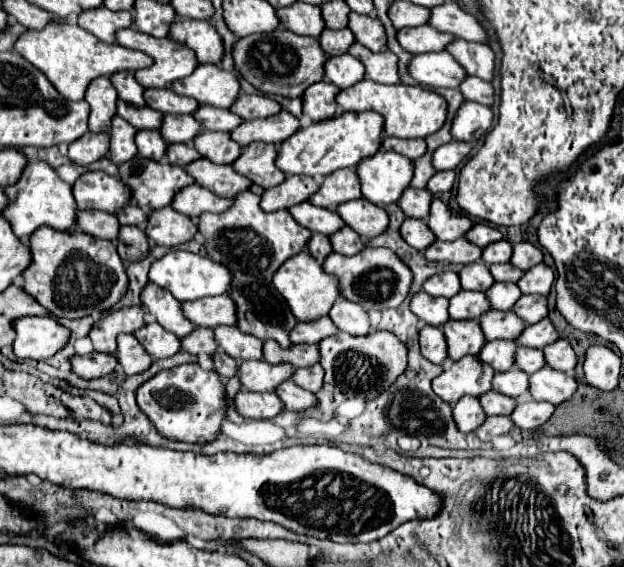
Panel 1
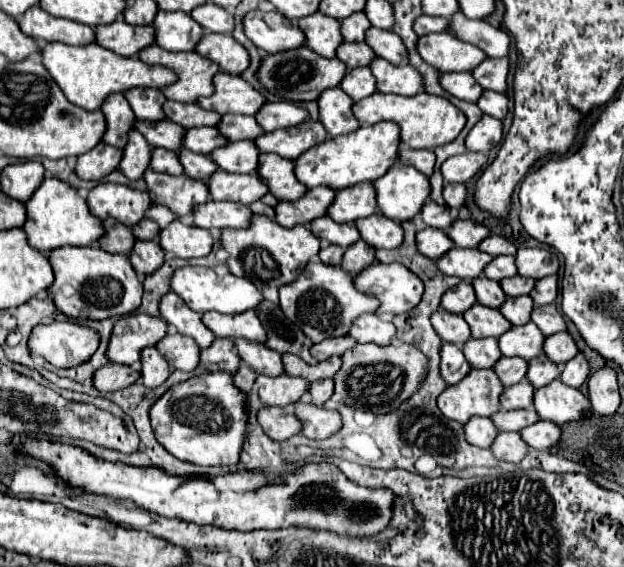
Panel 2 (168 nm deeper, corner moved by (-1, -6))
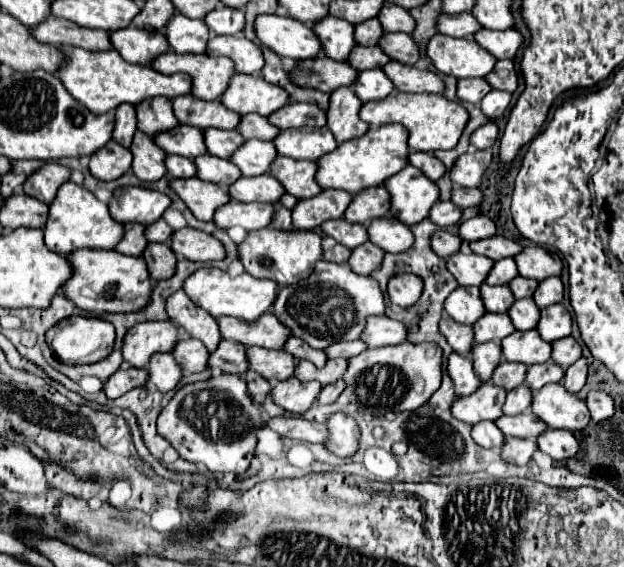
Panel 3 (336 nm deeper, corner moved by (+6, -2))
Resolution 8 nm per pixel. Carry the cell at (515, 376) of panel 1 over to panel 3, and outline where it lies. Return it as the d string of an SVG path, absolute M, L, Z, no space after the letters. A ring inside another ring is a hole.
M521 384L515 390L507 392L507 400L503 404L503 412L505 414L521 414L529 406L531 406L531 390L525 384Z

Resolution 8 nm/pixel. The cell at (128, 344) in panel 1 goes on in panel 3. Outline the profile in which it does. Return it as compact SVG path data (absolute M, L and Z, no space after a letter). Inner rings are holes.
M169 352L153 354L149 364L147 364L147 372L149 372L147 384L153 384L159 392L173 390L181 378L181 374L183 374Z

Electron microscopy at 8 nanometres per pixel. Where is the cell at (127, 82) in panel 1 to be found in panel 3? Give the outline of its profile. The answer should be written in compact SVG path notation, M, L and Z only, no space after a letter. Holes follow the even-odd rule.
M159 96L159 98L143 100L135 108L137 108L137 128L149 136L153 136L157 132L171 130L179 124L173 110L171 110L169 98Z

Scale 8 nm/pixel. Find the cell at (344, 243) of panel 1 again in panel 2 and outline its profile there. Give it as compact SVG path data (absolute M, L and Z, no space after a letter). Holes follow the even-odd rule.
M358 240L350 248L346 248L346 254L344 254L344 260L342 260L342 268L356 276L356 274L360 274L366 266L370 266L376 260L374 252L376 250L372 246L368 246L366 242Z

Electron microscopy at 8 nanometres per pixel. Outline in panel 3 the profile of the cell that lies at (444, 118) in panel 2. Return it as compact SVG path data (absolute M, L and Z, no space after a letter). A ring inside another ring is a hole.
M391 92L387 98L365 102L359 110L359 118L369 126L383 126L383 124L403 124L409 130L409 148L421 152L433 150L449 150L455 148L459 136L469 120L467 110L443 98L441 94L405 94L405 92Z

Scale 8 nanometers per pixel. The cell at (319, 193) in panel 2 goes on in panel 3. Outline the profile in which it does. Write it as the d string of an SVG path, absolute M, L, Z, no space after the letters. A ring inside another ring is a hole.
M321 190L317 196L299 200L295 208L291 210L291 220L293 228L299 230L315 230L321 222L331 220L331 218L341 218L345 208L351 202L351 194L343 190Z

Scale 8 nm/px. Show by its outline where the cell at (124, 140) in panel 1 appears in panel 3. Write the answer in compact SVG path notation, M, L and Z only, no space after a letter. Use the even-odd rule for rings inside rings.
M137 130L129 150L133 154L131 172L139 180L153 182L153 180L159 180L165 176L165 166L163 166L165 152L159 146L155 146L155 142L151 138L147 138L147 134Z

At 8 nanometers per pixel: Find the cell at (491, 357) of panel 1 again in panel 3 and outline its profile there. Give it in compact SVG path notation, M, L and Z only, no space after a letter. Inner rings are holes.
M501 362L493 372L493 384L503 386L505 390L513 390L515 386L519 386L525 380L525 372L527 372L527 366L523 366L523 364Z

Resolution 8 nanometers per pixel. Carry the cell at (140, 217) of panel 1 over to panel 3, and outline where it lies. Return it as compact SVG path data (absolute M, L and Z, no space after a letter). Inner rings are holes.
M159 218L159 220L155 220L153 224L149 224L147 228L145 228L145 238L149 240L149 242L165 242L169 236L171 236L171 228L165 224L165 220L163 218Z

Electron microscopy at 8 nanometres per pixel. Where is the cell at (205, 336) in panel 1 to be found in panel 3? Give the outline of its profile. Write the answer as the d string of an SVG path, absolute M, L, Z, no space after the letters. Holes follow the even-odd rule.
M221 340L217 350L211 352L209 356L209 366L219 368L221 372L227 372L227 374L241 376L247 370L245 346L231 340Z

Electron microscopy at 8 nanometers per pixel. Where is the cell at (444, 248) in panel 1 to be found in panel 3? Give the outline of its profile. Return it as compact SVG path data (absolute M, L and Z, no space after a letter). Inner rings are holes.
M457 252L447 260L447 270L455 276L459 286L481 286L493 266L491 258L483 258L475 252Z

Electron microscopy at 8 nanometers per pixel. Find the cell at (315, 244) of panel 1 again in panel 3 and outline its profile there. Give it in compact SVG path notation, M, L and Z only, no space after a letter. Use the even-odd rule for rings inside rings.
M337 244L333 250L325 250L325 252L323 252L323 258L329 260L329 262L337 262L337 264L341 264L341 262L347 262L349 254L351 254L349 248Z

